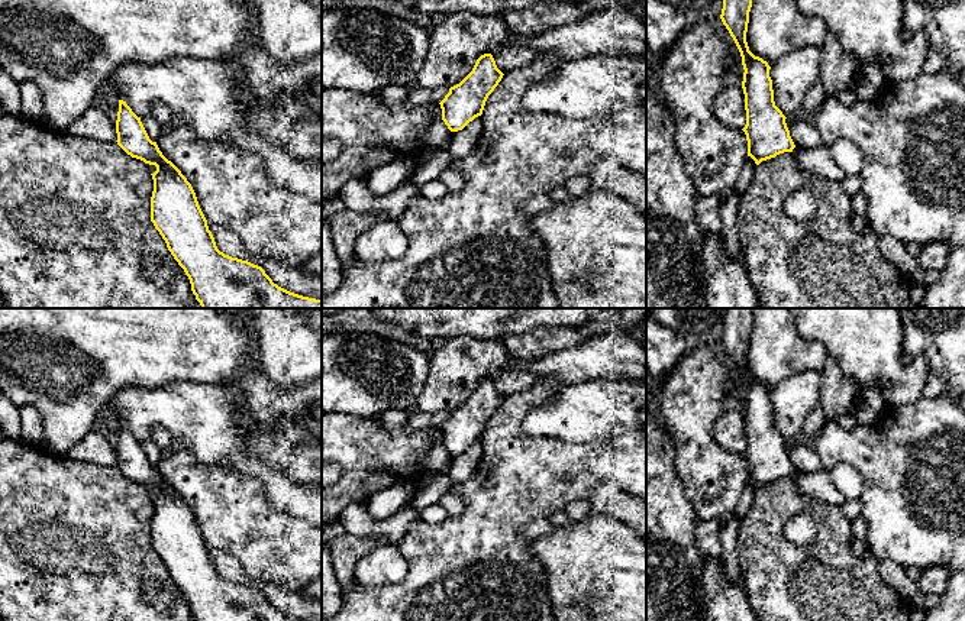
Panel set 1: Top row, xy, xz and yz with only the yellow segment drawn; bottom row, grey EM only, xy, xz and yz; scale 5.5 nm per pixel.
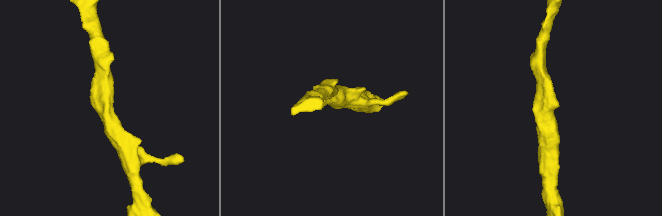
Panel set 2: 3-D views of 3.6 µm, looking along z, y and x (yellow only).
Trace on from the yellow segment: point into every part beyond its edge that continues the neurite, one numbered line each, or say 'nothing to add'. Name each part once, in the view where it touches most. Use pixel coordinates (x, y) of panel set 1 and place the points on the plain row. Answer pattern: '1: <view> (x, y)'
nothing to add

